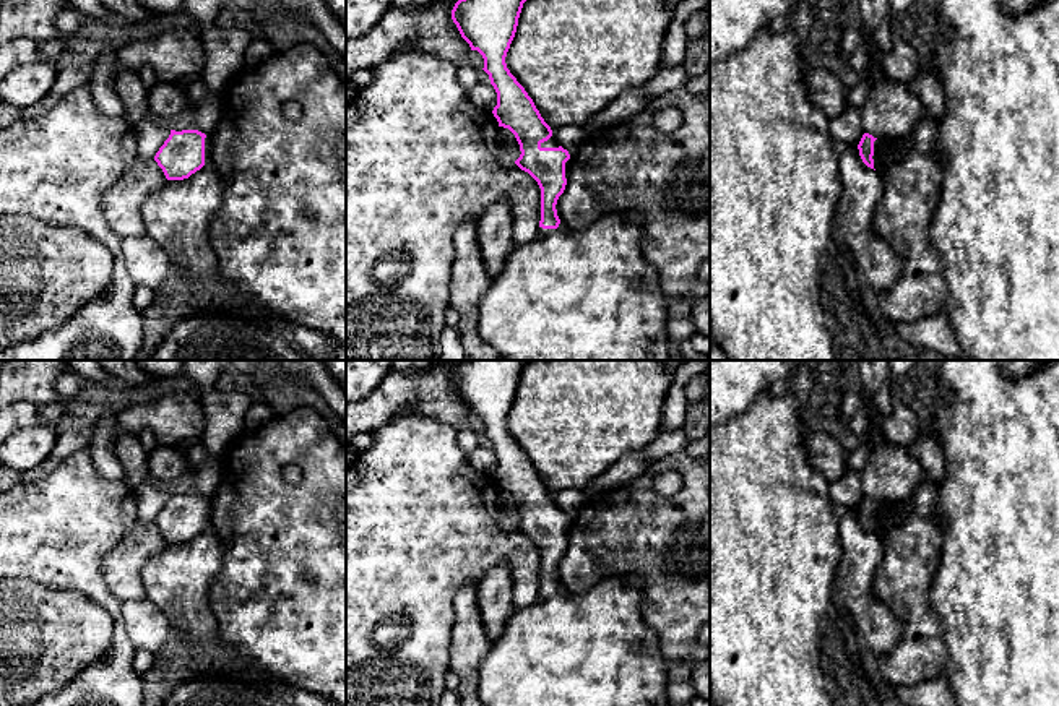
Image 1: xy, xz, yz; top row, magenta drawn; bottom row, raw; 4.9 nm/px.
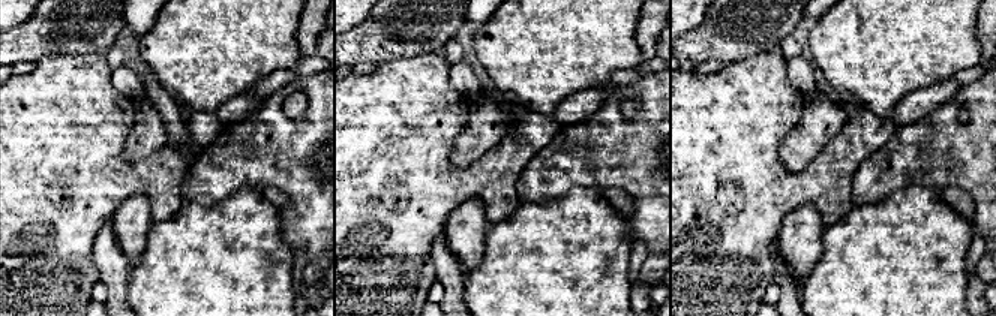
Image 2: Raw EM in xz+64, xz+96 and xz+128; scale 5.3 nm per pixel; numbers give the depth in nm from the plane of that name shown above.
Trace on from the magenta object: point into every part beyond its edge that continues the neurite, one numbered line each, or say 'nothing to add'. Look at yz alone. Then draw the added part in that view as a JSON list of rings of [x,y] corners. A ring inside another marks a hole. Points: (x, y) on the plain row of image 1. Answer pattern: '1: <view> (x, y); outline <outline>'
1: yz (884, 516); outline [[[887,502],[874,505],[874,532],[882,537],[885,529],[900,523],[900,516],[890,508]]]

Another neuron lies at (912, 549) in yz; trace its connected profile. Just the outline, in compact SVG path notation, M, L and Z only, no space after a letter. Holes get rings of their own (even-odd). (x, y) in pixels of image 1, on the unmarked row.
M929 477L910 497L888 505L900 523L880 537L884 557L874 575L874 591L903 625L900 643L879 657L880 675L897 688L937 677L945 665L942 623L929 601L944 534L937 485Z

